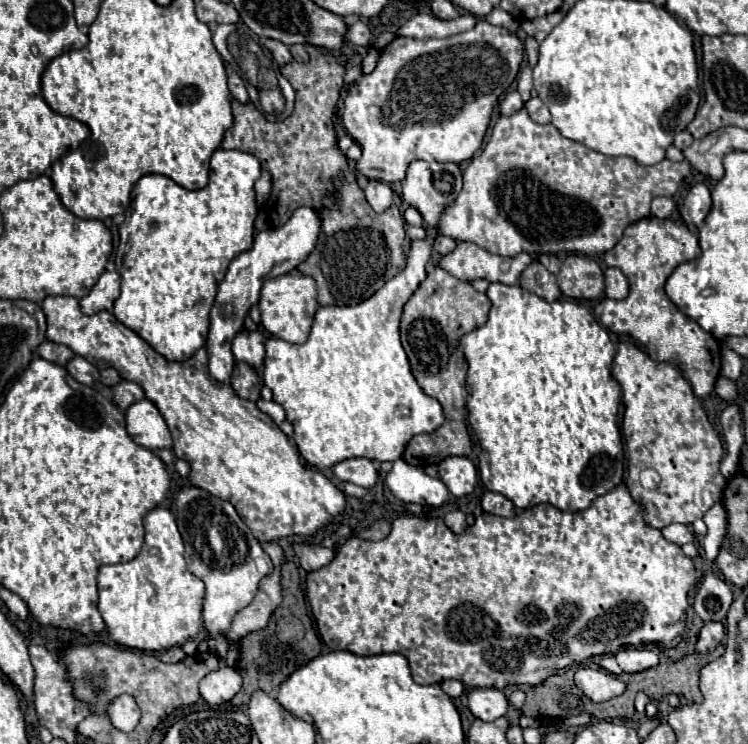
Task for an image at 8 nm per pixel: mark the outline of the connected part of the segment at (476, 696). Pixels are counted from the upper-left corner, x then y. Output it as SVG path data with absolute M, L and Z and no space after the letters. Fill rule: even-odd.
M472 689L468 693L468 707L474 717L494 721L508 711L508 699L500 689Z

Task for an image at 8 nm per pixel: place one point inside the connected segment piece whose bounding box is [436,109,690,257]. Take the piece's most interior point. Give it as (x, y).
(531, 190)

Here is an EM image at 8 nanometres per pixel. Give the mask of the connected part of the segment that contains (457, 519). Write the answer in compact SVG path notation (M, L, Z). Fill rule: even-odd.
M450 511L450 513L446 513L446 517L444 517L446 525L448 525L454 533L462 533L462 531L466 529L464 519L466 519L466 515L464 515L462 511Z

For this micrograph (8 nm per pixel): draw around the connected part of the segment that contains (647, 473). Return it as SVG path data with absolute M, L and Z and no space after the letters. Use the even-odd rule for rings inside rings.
M620 341L612 377L622 387L626 407L621 427L628 457L626 487L632 499L644 505L644 521L662 529L670 523L688 525L704 517L722 499L726 477L720 473L720 461L724 451L692 387L676 367L652 361L634 341Z

